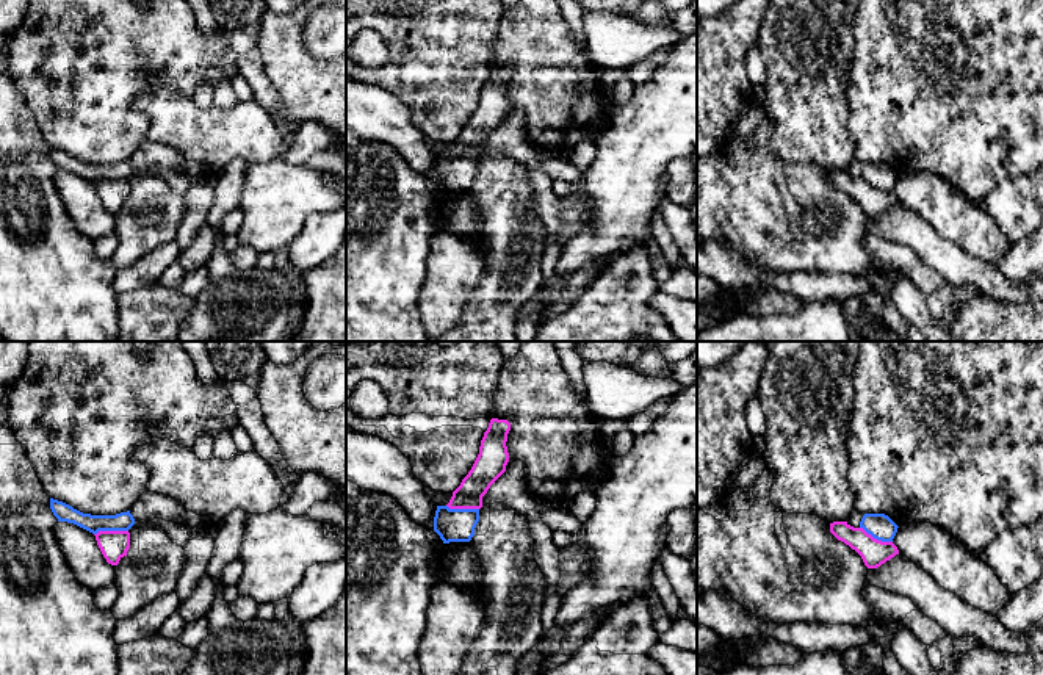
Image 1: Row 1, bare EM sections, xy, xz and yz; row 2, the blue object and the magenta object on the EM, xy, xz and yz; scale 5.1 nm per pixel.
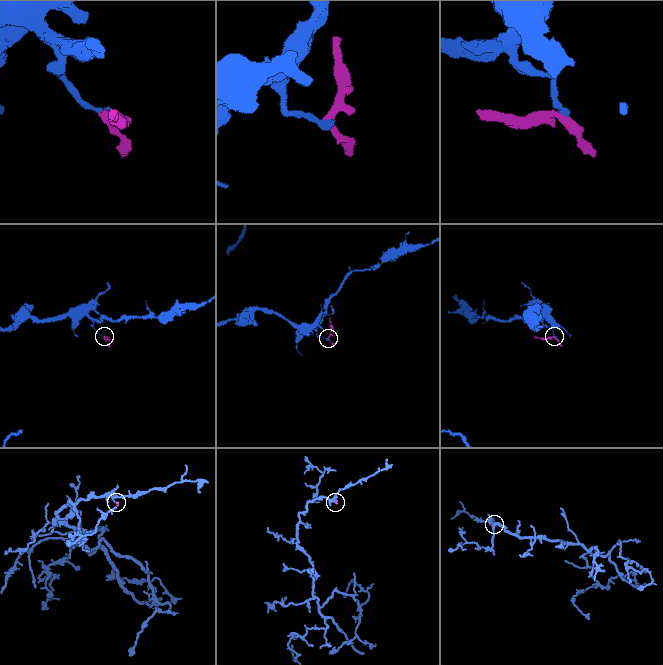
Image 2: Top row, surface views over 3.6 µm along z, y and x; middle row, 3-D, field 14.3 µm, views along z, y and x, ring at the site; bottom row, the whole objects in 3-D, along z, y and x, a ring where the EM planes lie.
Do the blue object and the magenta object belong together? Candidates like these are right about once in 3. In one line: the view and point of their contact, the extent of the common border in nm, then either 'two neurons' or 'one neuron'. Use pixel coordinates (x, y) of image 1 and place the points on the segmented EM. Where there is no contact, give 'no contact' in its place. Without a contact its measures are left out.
meets blue in xy at (110, 530); contact 180 nm long; two neurons

